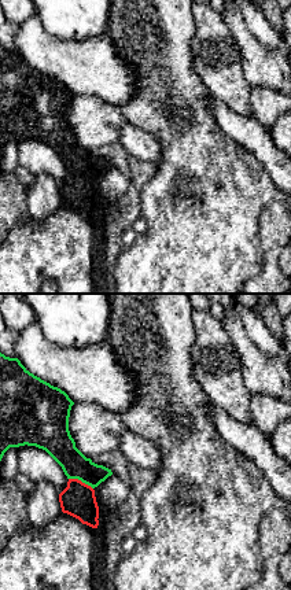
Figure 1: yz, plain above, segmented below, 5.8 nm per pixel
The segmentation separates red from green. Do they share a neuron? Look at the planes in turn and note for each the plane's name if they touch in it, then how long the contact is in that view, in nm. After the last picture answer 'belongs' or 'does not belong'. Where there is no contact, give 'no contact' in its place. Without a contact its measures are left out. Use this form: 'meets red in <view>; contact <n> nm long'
meets red in yz; contact 160 nm long

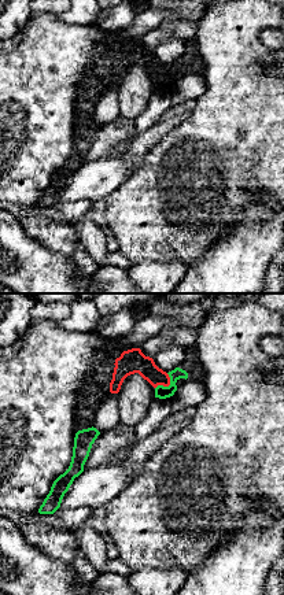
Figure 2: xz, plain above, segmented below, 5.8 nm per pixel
meets red in xz; contact 120 nm long

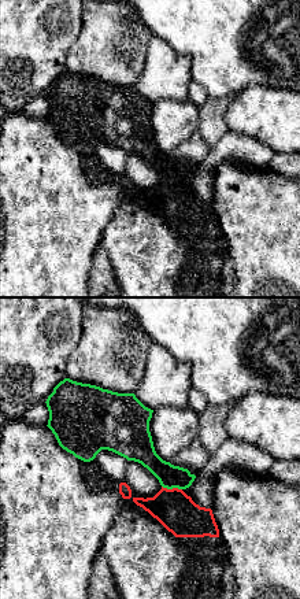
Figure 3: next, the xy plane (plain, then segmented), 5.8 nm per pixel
meets red in xy; contact 120 nm long

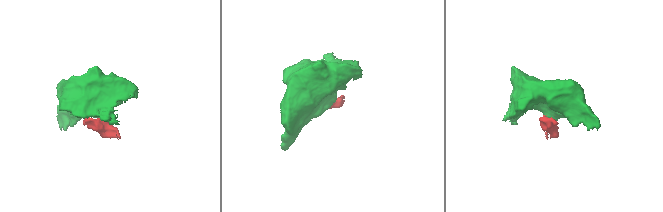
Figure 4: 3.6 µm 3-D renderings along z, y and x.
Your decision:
belongs

